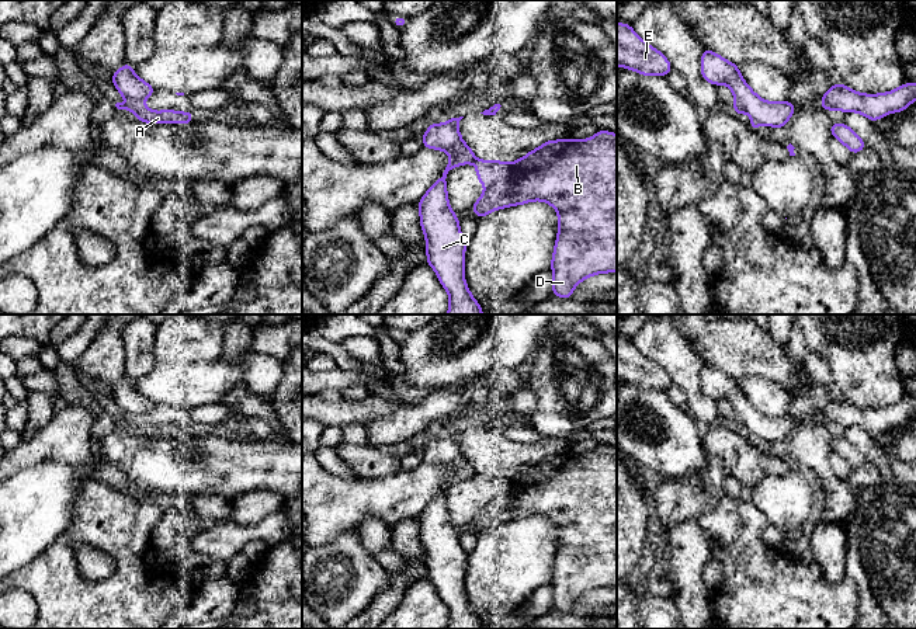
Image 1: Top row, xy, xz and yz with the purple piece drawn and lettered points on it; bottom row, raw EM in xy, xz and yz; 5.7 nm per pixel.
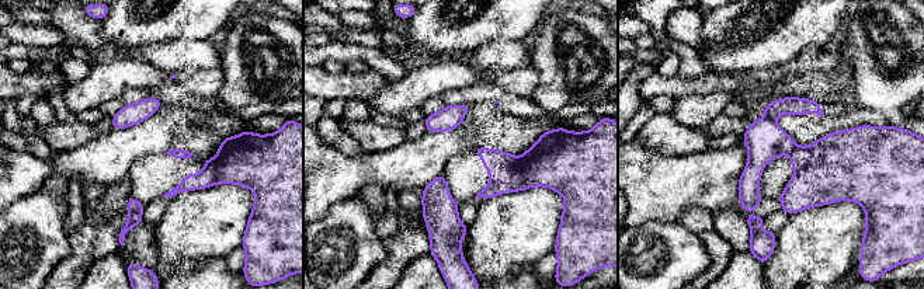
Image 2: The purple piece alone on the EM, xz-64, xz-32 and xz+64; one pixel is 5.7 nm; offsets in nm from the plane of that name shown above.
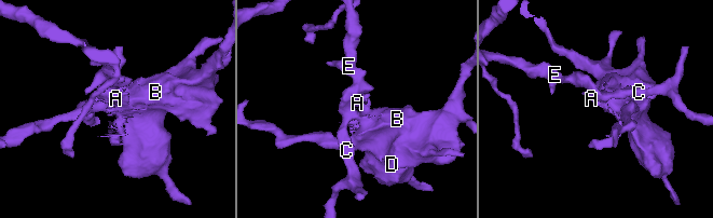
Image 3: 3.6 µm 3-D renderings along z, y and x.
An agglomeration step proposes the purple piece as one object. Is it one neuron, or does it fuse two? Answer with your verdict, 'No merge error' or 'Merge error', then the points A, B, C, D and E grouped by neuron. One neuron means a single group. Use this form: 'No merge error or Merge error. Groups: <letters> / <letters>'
Merge error. Groups: A B D / C E

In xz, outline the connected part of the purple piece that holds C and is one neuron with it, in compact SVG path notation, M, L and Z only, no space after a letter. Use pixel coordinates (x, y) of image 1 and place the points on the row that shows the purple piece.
M448 122L430 126L423 133L423 147L450 154L443 176L419 201L420 225L427 243L427 264L437 272L450 296L450 309L445 314L483 314L465 282L468 241L459 230L459 219L450 208L445 184L447 174L457 166L471 164L475 154L462 140L458 126Z

